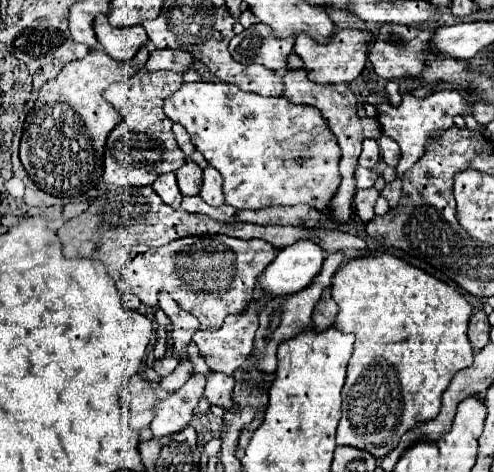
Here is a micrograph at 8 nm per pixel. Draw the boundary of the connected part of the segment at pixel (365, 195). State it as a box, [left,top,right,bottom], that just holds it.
[355,188,379,224]

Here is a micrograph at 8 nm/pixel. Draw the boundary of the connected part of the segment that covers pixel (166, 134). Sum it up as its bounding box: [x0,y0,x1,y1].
[103,70,185,188]

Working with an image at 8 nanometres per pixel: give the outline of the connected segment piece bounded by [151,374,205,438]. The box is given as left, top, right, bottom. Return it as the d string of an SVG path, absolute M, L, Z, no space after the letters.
M197 374L189 378L177 392L169 398L159 400L159 408L155 408L155 420L151 422L153 436L171 436L181 432L193 418L193 408L205 390L205 376Z

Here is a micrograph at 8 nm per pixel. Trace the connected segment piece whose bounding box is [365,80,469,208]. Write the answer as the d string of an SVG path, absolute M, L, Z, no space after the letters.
M399 80L399 86L401 86L403 100L401 100L401 104L397 108L395 106L389 106L387 100L381 98L379 94L375 94L375 92L365 98L367 102L373 102L375 104L375 108L377 108L377 120L381 124L381 130L389 138L393 138L399 144L399 148L401 148L401 162L396 167L397 177L393 182L387 184L383 188L383 192L381 192L387 198L390 208L397 206L401 197L401 176L423 156L427 138L431 134L435 134L435 132L445 132L447 128L453 126L453 118L457 114L465 114L469 110L469 102L459 92L455 92L455 90L443 90L443 92L435 92L435 94L423 96L423 98L417 98L417 96L413 96L407 90L407 88L415 86L415 82L411 82L411 80Z

